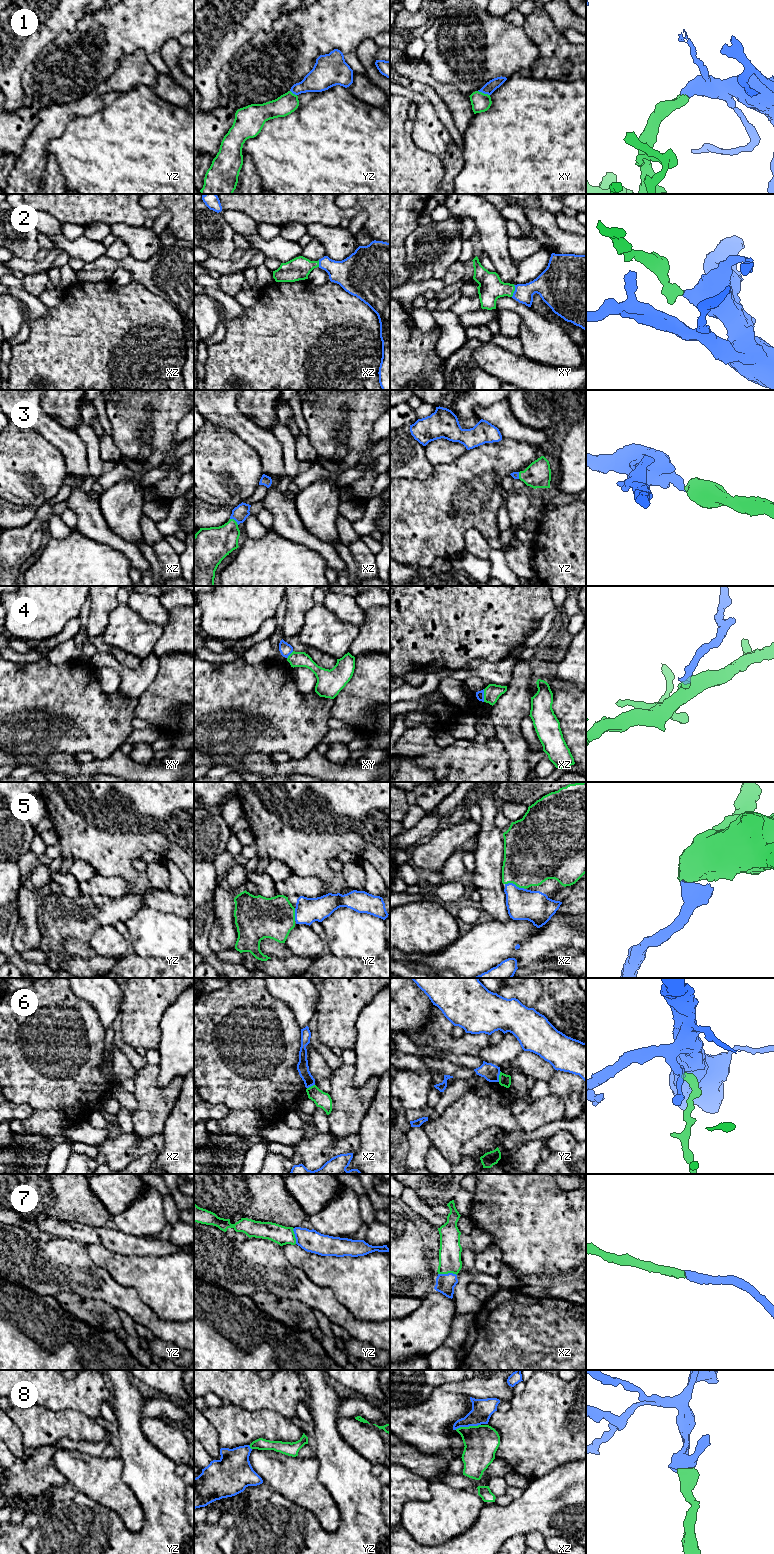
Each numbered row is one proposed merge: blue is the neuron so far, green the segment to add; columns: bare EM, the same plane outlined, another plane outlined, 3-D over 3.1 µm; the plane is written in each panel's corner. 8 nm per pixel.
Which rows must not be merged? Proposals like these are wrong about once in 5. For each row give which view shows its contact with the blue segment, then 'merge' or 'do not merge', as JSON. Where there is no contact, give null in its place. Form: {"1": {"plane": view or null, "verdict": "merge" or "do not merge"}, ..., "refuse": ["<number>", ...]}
{"1": {"plane": "xy", "verdict": "merge"}, "2": {"plane": "xy", "verdict": "merge"}, "3": {"plane": "xz", "verdict": "merge"}, "4": {"plane": "xz", "verdict": "do not merge"}, "5": {"plane": "xz", "verdict": "merge"}, "6": {"plane": "yz", "verdict": "do not merge"}, "7": {"plane": "xz", "verdict": "merge"}, "8": {"plane": "xz", "verdict": "merge"}, "refuse": ["4", "6"]}

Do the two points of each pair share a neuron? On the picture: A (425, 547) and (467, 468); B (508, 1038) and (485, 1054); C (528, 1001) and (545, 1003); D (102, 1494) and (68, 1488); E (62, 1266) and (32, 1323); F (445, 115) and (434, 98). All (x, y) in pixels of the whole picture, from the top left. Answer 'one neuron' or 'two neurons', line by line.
A: one neuron
B: one neuron
C: two neurons
D: two neurons
E: two neurons
F: one neuron

